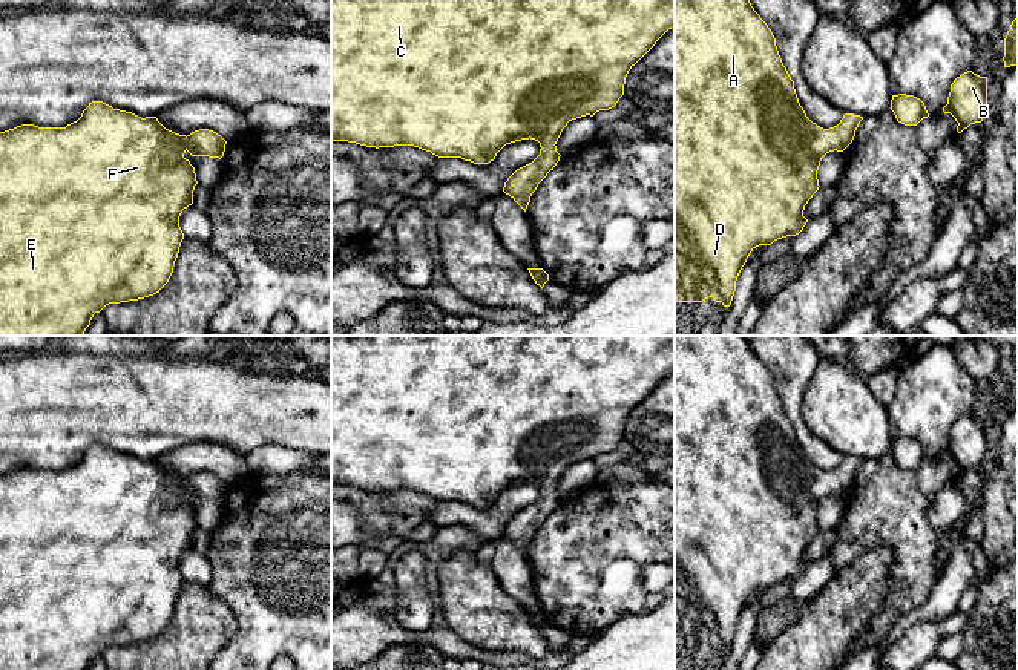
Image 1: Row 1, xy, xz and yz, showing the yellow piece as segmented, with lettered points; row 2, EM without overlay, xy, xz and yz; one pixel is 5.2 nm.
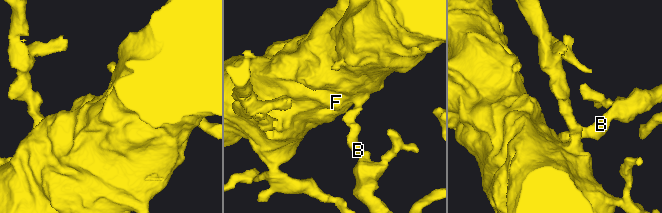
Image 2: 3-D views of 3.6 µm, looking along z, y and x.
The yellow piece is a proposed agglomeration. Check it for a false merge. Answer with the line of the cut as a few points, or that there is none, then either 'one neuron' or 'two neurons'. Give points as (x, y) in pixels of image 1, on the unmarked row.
no cut; one neuron

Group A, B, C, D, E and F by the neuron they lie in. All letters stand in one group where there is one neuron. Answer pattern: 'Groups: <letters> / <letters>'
Groups: A B C D E F

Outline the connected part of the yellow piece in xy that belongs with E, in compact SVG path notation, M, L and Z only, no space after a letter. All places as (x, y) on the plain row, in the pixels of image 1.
M103 445L89 446L81 460L66 471L38 471L34 468L21 468L14 472L0 475L0 670L89 670L94 658L100 656L109 647L138 644L159 636L159 633L169 626L173 616L175 604L184 583L184 576L179 570L179 560L184 552L193 547L193 534L198 527L195 511L189 503L184 501L184 497L189 495L192 500L209 500L221 503L225 495L225 488L227 484L213 474L199 472L187 480L179 478L166 472L156 460L141 461L132 455L113 452Z

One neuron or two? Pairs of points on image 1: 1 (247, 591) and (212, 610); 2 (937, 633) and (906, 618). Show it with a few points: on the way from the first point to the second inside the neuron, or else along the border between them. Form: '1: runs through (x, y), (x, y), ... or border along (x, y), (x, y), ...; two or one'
1: border along (207, 586), (229, 607), (236, 626), (235, 637); two
2: border along (952, 614), (940, 621), (916, 623), (908, 629); two

